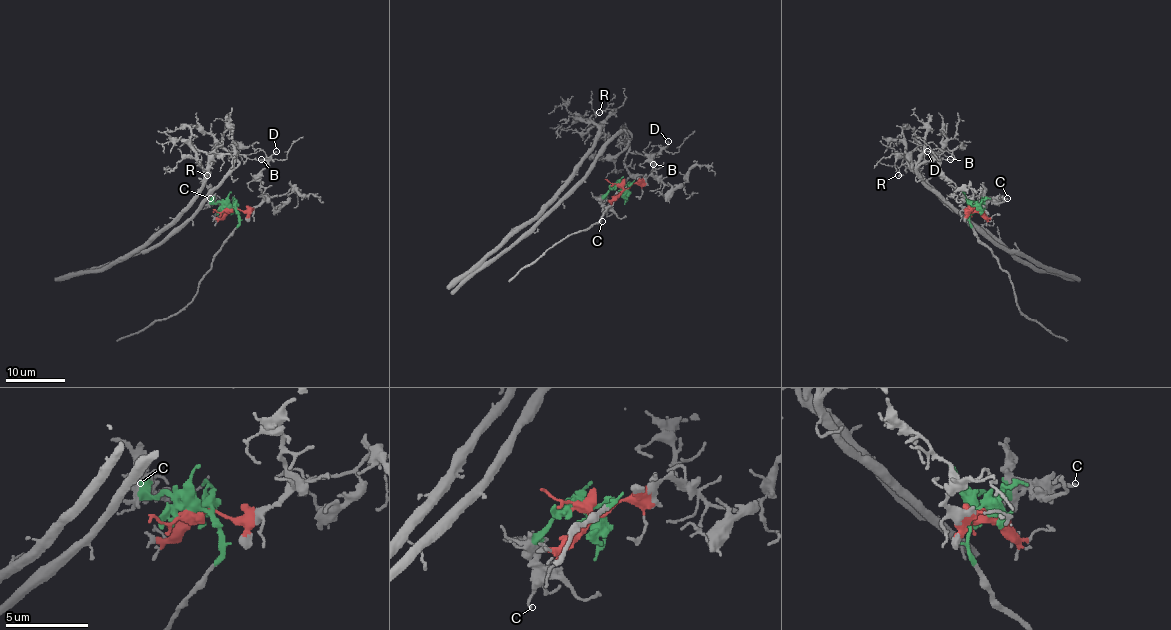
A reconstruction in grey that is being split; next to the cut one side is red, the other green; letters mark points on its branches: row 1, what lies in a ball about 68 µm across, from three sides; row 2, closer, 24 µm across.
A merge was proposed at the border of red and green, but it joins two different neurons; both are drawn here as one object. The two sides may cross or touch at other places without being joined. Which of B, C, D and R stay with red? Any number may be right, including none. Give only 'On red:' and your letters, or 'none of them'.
On red: B, D, R

